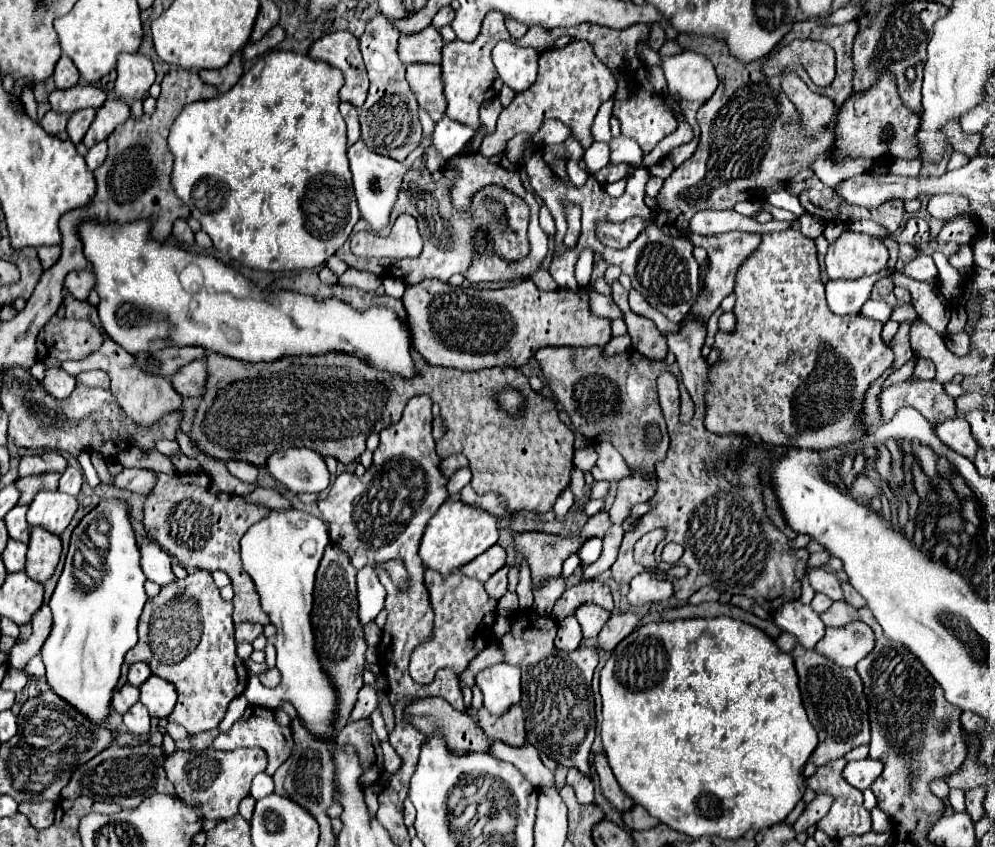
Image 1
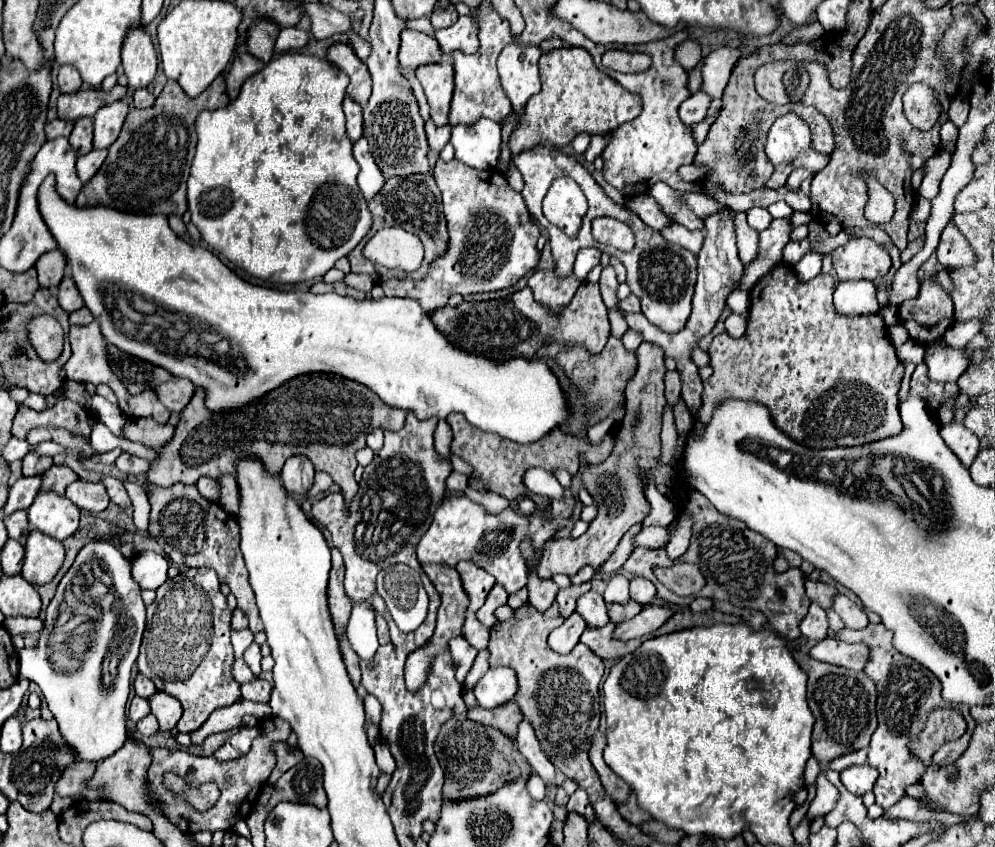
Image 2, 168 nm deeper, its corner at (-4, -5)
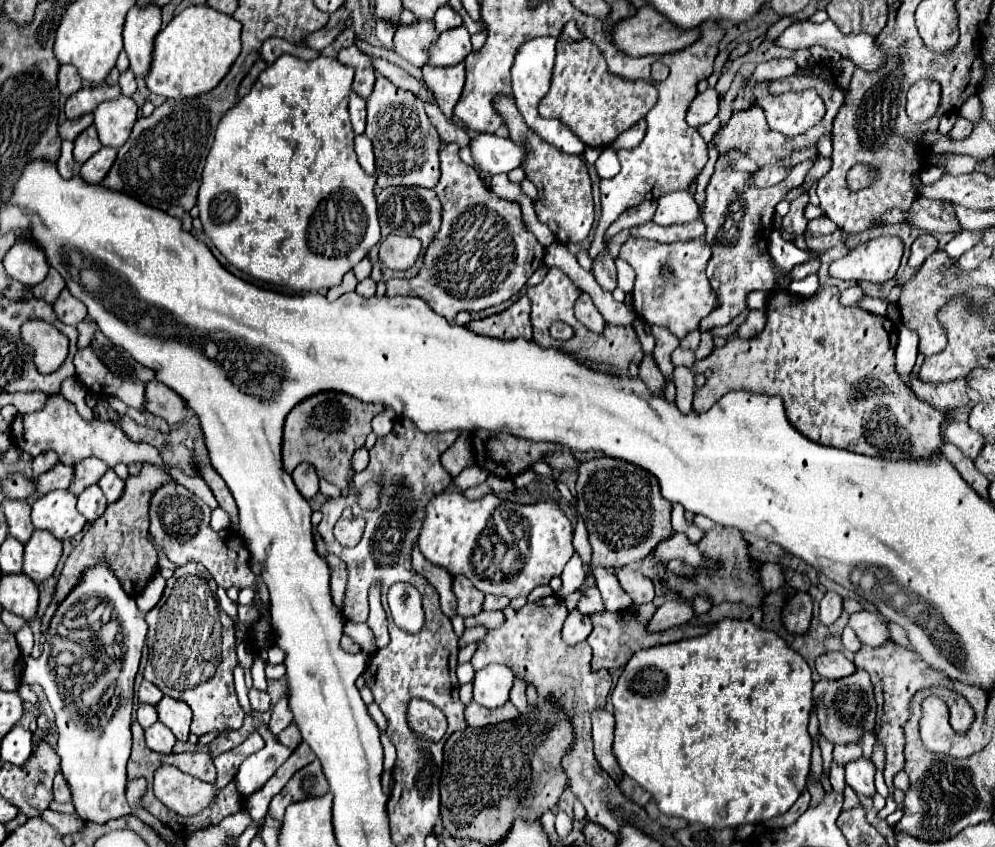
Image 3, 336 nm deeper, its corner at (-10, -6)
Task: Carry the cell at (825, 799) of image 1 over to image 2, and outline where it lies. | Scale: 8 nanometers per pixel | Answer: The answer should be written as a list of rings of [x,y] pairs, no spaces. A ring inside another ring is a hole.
[[[824,772],[818,774],[818,778],[816,778],[816,788],[818,788],[818,794],[816,794],[816,798],[812,800],[810,810],[808,810],[808,816],[810,816],[812,820],[818,818],[818,816],[828,814],[828,812],[834,808],[836,800],[840,798],[840,792],[828,782],[828,778],[826,778]]]

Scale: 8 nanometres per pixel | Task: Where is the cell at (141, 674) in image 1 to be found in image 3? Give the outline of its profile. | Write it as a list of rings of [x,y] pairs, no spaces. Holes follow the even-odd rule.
[[[142,681],[140,685],[140,691],[138,691],[138,697],[140,697],[140,703],[150,703],[150,705],[156,705],[160,699],[162,699],[162,691],[152,685],[150,681]]]

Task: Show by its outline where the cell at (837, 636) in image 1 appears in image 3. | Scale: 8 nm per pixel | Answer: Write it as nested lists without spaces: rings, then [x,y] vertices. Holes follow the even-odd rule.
[[[828,651],[816,659],[816,669],[824,679],[848,677],[856,671],[854,663],[842,651]]]

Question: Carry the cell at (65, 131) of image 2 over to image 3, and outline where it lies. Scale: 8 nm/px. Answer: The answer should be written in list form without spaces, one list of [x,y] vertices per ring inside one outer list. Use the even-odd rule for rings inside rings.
[[[84,115],[84,117],[80,117],[80,119],[74,119],[74,121],[64,121],[62,125],[60,125],[60,129],[58,129],[58,133],[60,133],[60,137],[62,139],[68,139],[68,141],[74,141],[86,127],[90,127],[92,125],[92,115]]]

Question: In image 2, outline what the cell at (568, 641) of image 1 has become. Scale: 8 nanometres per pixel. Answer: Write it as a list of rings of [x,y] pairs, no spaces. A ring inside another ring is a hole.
[[[574,612],[570,618],[566,618],[566,622],[562,626],[558,626],[550,636],[548,636],[548,644],[554,652],[560,654],[568,654],[572,652],[572,648],[578,644],[580,634],[584,632],[586,622],[584,618],[580,618],[578,612]]]

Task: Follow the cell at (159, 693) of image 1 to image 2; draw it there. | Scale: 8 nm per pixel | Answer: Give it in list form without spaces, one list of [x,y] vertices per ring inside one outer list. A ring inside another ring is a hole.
[[[156,692],[150,698],[150,708],[152,708],[152,714],[160,722],[162,732],[170,732],[172,728],[176,728],[182,716],[182,704],[174,696],[168,696],[164,692]]]

